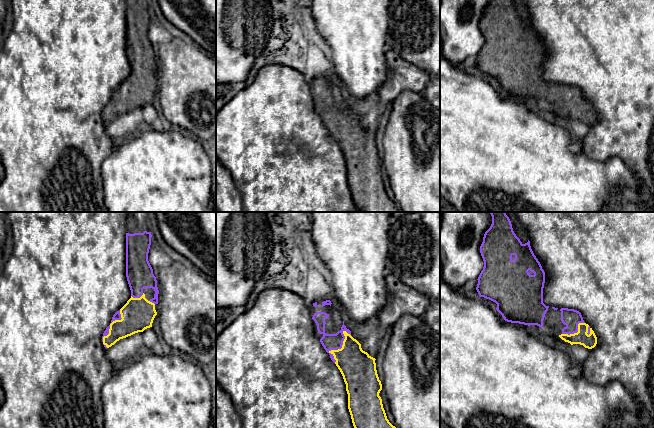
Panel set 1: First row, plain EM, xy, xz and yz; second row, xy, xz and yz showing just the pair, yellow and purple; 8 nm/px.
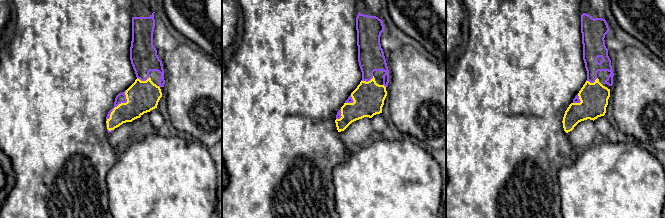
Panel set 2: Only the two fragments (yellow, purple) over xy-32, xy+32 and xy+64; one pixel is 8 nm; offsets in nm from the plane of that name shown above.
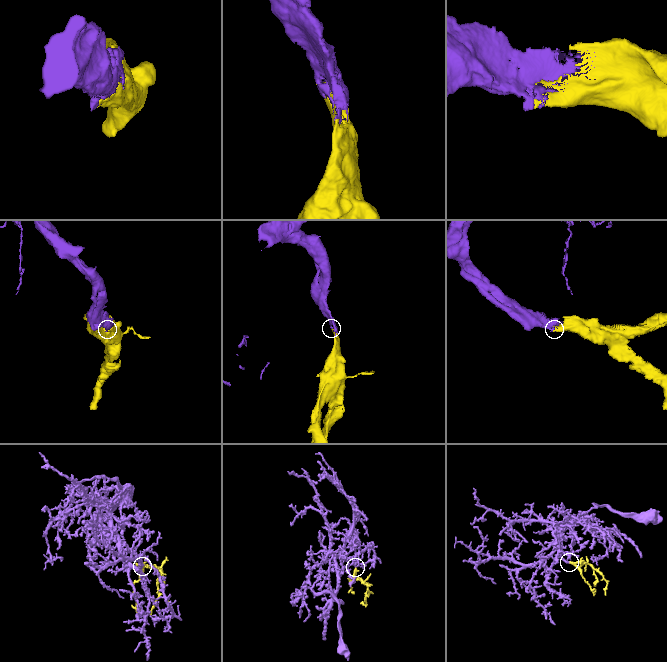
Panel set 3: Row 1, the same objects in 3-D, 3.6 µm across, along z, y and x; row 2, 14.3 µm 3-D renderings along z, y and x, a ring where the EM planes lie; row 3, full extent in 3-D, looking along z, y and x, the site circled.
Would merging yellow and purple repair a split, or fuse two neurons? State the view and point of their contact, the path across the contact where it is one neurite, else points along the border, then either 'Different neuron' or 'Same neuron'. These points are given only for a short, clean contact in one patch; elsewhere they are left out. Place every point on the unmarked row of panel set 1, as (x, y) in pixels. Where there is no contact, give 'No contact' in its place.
Touches yellow at xz (338, 125). Same neuron

